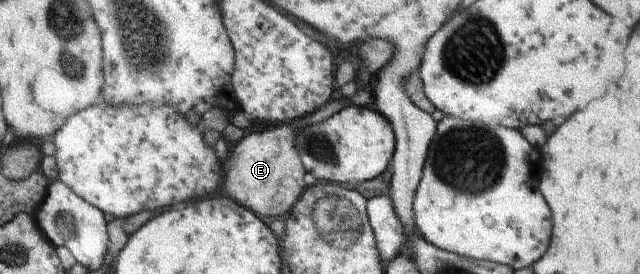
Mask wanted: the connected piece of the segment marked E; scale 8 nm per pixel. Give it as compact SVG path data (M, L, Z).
M359 89L350 100L336 97L332 103L327 103L313 114L280 124L267 131L260 131L260 133L256 131L256 133L242 137L232 150L232 156L223 161L226 176L223 186L224 193L230 195L244 207L257 212L258 215L286 217L302 192L308 187L304 182L304 175L307 171L299 151L295 147L297 133L302 128L326 122L348 105L370 107L370 105L374 105L373 93Z

